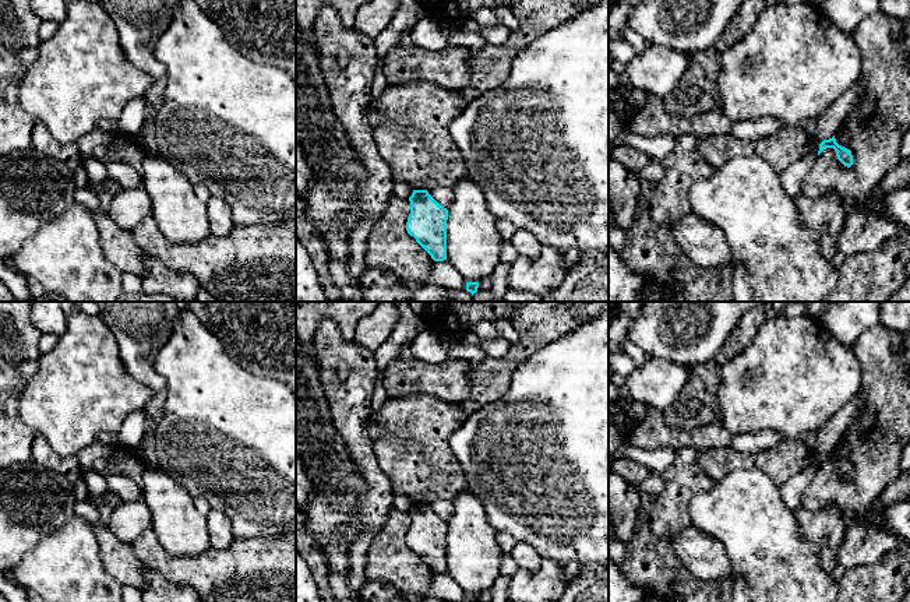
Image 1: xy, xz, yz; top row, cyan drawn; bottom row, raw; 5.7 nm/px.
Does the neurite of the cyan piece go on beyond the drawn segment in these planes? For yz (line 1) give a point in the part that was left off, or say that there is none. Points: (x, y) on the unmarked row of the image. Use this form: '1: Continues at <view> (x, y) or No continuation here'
1: No continuation here

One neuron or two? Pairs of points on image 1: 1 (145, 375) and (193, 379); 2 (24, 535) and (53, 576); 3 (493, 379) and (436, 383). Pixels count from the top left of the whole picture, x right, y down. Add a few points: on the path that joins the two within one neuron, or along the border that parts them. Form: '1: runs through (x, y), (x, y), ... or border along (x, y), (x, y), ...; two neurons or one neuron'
1: border along (166, 341), (154, 362), (157, 373); two neurons
2: border along (59, 528), (43, 537), (14, 567); two neurons
3: border along (469, 361), (469, 393), (457, 402); two neurons

